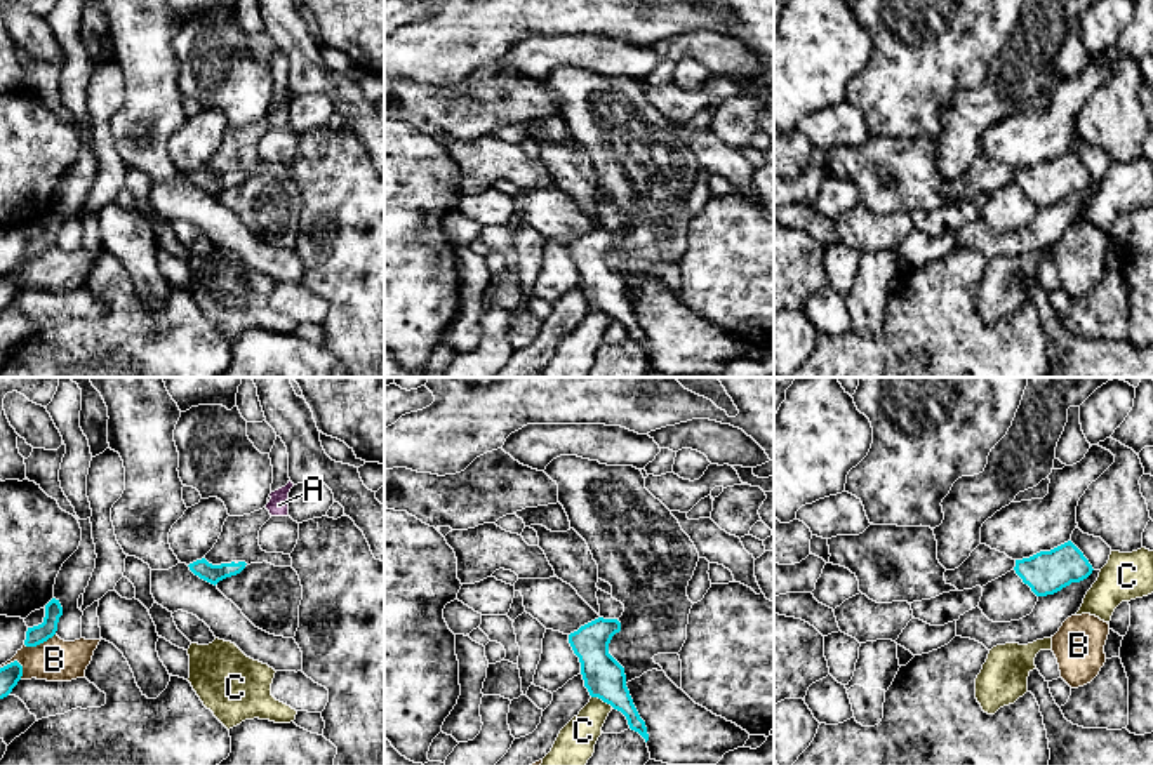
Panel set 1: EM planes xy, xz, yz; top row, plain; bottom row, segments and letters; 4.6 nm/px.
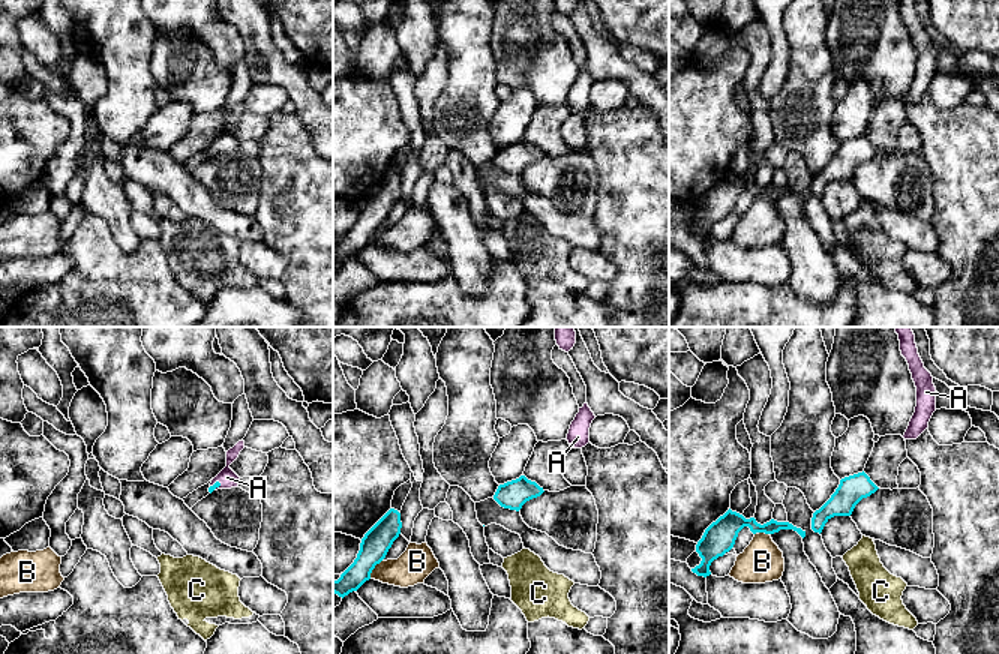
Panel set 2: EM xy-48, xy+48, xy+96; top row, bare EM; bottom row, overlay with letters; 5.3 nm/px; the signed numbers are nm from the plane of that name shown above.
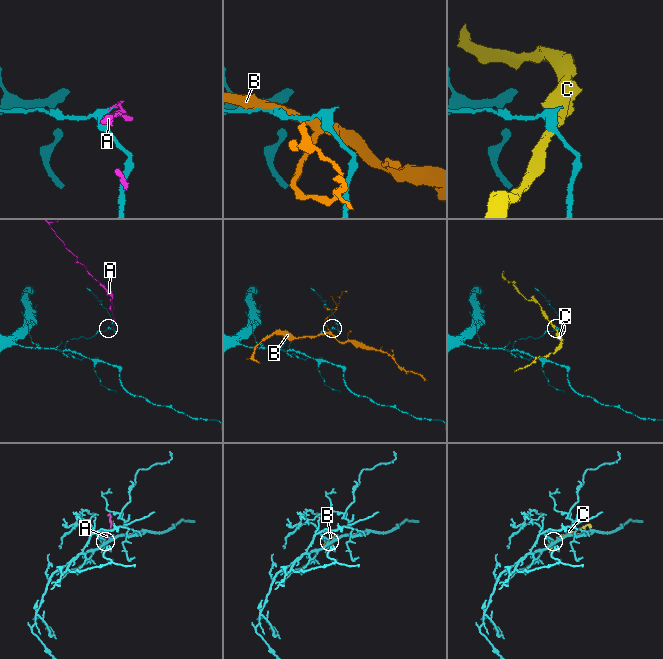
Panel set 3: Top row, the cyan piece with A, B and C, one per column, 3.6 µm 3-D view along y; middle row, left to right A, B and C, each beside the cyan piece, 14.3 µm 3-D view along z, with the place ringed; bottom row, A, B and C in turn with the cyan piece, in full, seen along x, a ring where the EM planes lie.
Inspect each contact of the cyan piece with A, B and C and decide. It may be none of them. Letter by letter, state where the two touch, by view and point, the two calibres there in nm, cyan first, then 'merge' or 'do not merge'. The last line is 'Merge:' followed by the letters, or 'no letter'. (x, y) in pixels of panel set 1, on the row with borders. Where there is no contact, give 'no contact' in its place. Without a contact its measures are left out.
A: contact xy (239, 562); calibres 90 and 20 nm; do not merge
B: contact xy (39, 644); calibres 90 and 190 nm; do not merge
C: contact xz (602, 699); calibres 190 and 180 nm; do not merge
Merge: no letter

